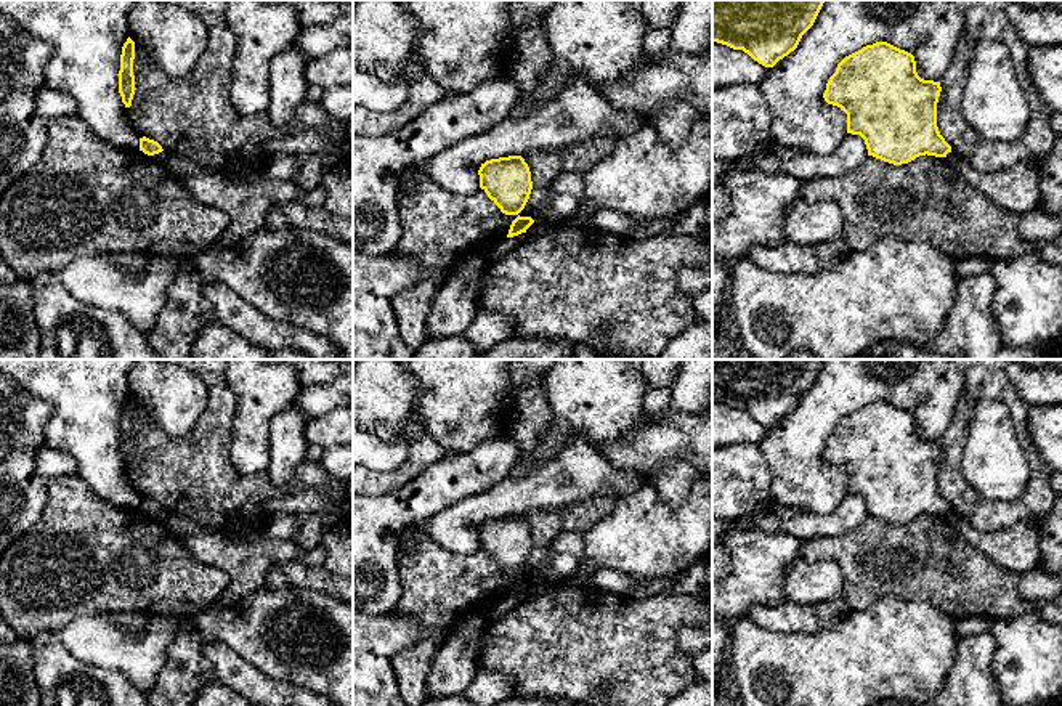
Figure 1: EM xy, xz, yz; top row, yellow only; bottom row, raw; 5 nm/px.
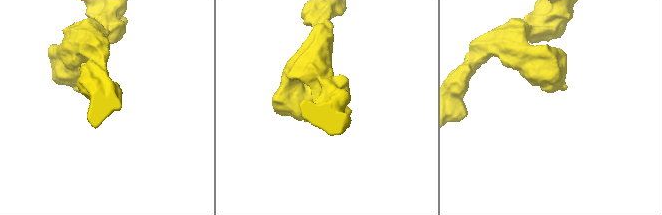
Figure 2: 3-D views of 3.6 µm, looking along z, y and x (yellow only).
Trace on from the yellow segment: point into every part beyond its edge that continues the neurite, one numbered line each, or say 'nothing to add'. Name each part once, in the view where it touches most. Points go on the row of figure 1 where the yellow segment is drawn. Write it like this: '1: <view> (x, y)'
nothing to add

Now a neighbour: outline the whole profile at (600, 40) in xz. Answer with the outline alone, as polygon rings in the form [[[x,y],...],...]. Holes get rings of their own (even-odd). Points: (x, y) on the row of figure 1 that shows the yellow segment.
[[[555,0],[541,30],[553,61],[518,114],[547,104],[576,75],[597,90],[634,72],[648,24],[627,0]]]

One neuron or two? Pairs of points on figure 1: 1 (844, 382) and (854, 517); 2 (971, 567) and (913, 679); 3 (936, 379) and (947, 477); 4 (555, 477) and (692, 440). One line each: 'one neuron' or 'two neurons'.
1: two neurons
2: two neurons
3: two neurons
4: two neurons

